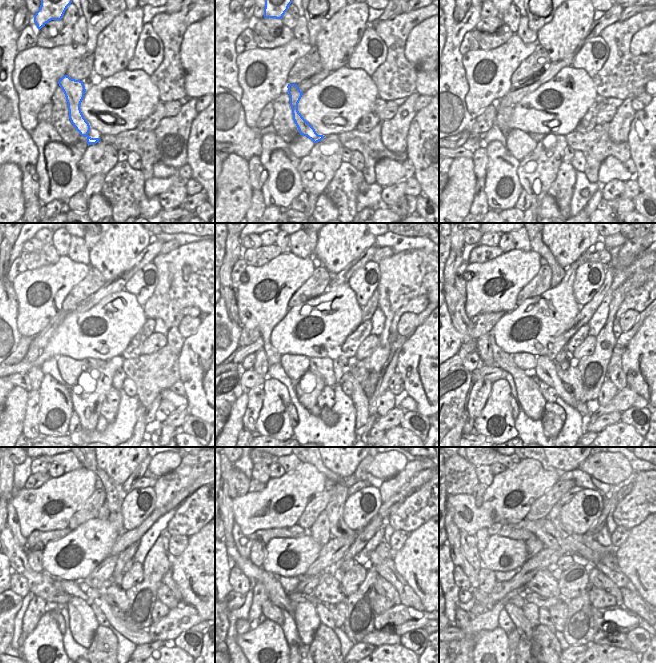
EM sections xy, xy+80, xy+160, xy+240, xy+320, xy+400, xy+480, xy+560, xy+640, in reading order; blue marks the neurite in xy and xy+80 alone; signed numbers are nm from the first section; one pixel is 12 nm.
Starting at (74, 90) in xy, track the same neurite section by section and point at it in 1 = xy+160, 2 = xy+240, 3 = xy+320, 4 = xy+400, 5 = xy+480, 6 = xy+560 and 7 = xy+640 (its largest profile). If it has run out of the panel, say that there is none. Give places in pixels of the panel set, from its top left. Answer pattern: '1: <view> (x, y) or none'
1: xy+160 (537, 137)
2: xy+240 (94, 364)
3: xy+320 (324, 366)
4: xy+400 (545, 370)
5: xy+480 (139, 637)
6: xy+560 (376, 638)
7: xy+640 (619, 640)

